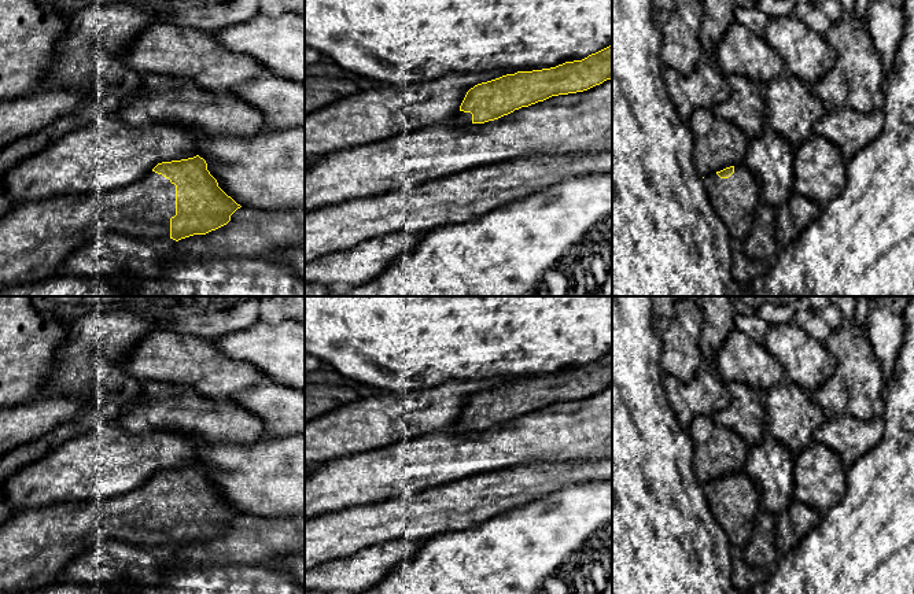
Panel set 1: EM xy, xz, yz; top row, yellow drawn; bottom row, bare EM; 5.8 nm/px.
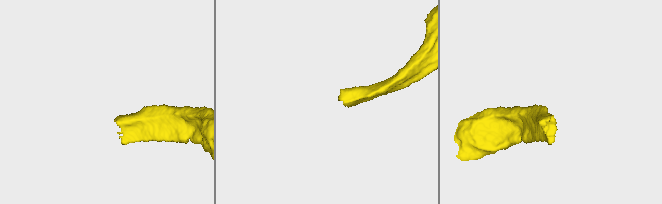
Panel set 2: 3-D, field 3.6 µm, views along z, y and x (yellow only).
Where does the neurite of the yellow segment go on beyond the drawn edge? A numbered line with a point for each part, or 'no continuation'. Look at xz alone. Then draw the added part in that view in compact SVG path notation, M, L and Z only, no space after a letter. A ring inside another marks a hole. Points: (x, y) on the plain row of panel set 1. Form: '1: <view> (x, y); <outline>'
1: xz (461, 425); M458 418L454 424L452 424L445 431L446 432L454 432L454 433L469 432L469 431L472 431L472 421L471 420Z

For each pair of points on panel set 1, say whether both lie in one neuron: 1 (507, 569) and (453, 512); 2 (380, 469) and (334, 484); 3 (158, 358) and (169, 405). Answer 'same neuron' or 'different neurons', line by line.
1: different neurons
2: same neuron
3: different neurons

